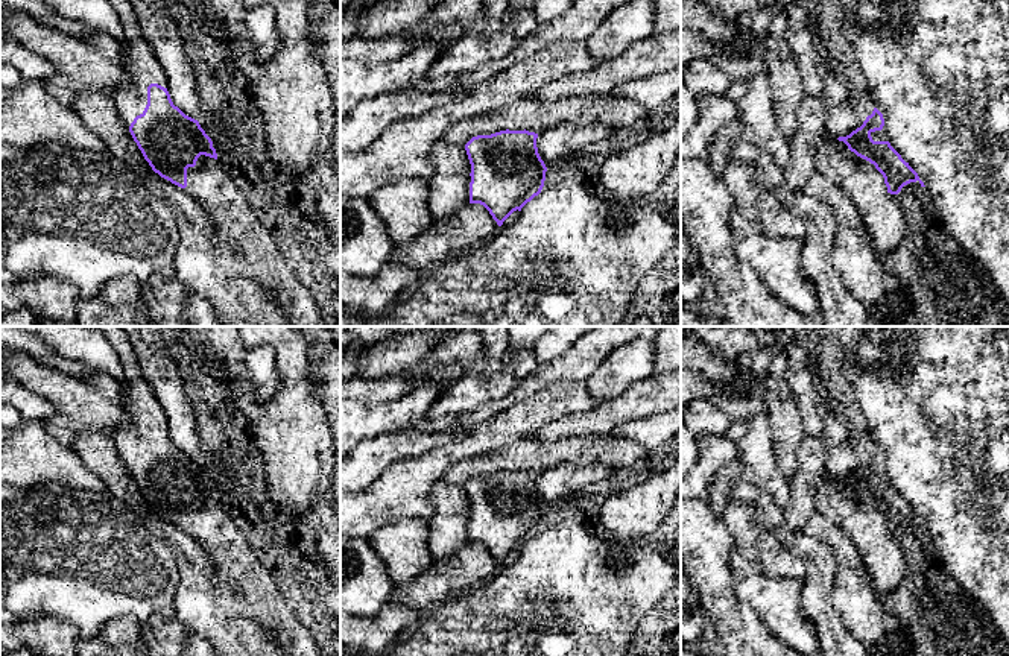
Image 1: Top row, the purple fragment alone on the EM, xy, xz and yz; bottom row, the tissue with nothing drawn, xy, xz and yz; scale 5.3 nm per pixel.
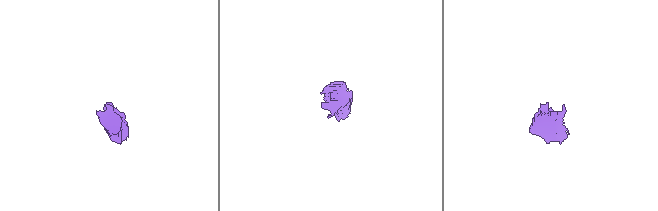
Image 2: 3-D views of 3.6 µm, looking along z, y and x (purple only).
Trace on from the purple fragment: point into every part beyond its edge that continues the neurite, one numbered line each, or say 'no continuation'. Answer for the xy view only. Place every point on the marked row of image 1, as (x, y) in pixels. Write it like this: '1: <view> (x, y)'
1: xy (143, 69)
2: xy (234, 222)

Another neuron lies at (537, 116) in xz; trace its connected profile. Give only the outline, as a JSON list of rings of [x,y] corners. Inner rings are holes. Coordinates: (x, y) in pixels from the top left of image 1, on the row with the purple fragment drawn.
[[[614,94],[570,97],[541,102],[533,96],[518,99],[511,105],[480,117],[454,123],[442,137],[453,146],[465,146],[473,137],[491,135],[500,131],[529,131],[539,134],[555,123],[635,123],[647,109],[643,103]]]

